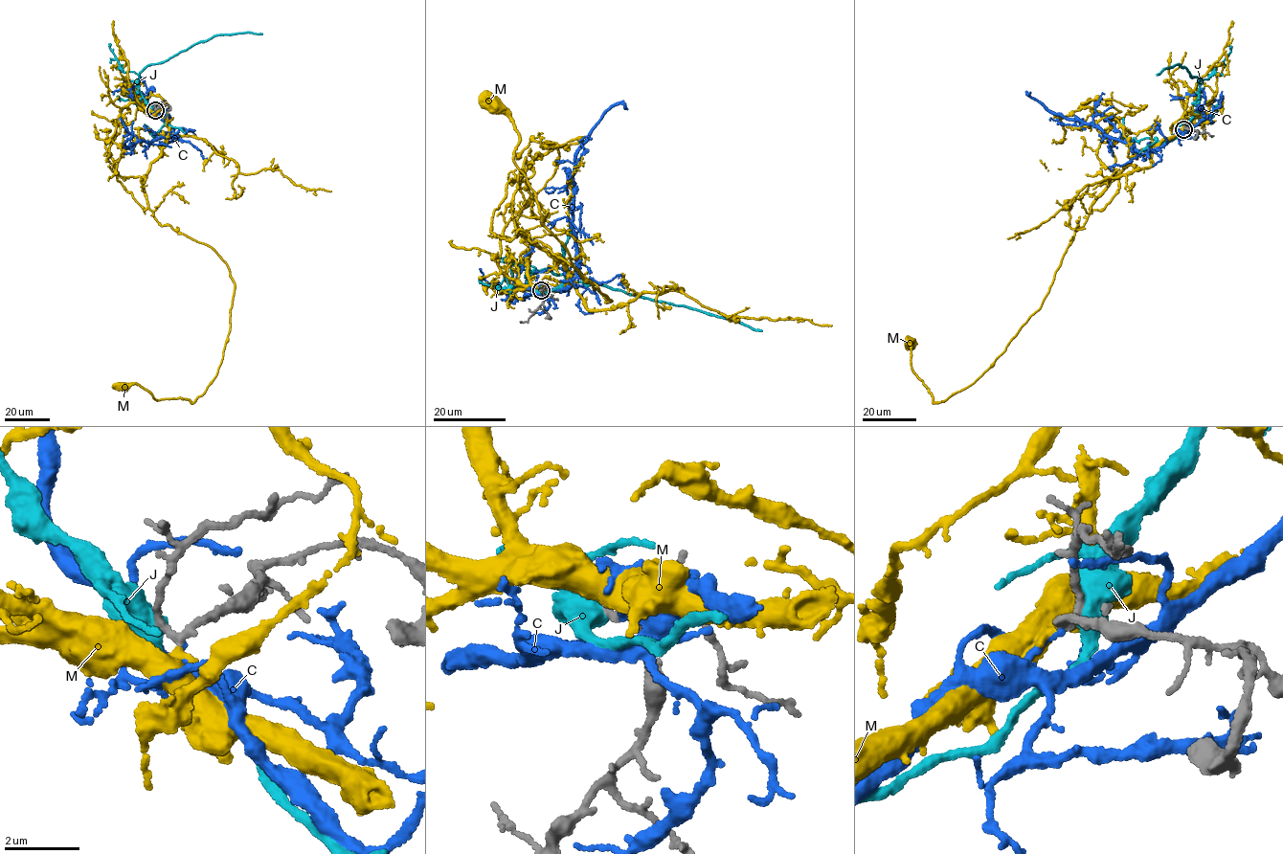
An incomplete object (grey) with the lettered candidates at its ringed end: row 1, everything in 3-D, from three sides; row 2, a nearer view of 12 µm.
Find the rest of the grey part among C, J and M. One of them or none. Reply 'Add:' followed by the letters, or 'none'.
Add: M

